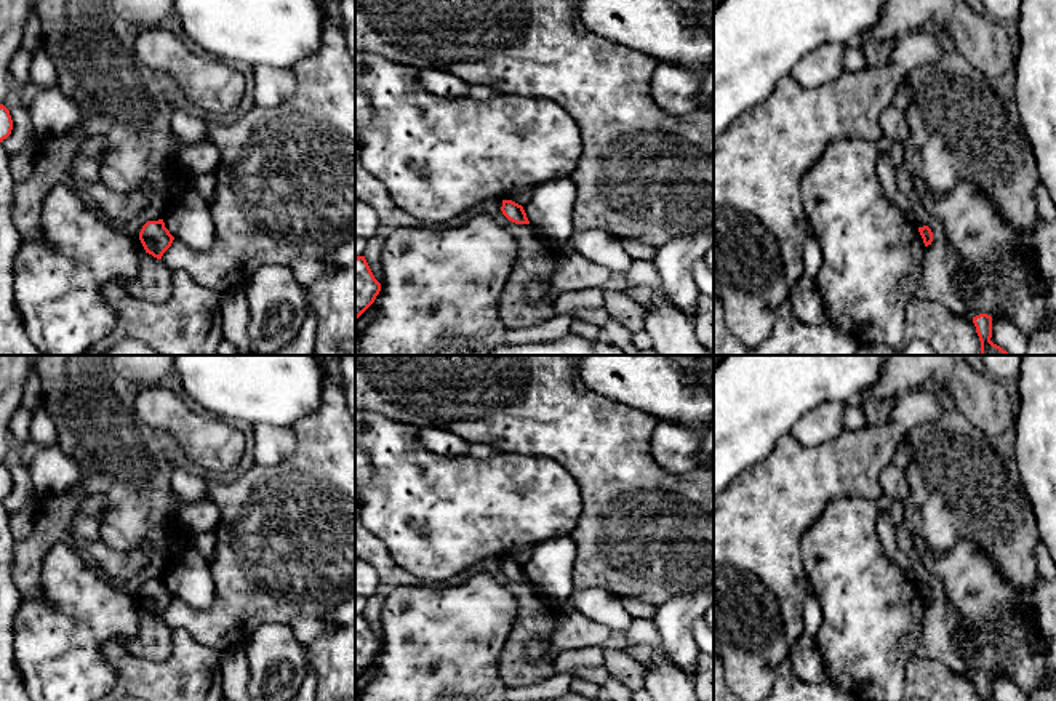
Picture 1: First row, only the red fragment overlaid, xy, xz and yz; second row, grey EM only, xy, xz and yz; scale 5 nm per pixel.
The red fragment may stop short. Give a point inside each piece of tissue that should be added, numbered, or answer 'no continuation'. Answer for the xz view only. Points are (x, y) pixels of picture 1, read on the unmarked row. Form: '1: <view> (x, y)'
no continuation

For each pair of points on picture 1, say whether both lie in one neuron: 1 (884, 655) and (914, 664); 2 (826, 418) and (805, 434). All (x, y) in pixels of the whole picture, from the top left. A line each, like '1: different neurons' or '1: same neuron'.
1: different neurons
2: same neuron

